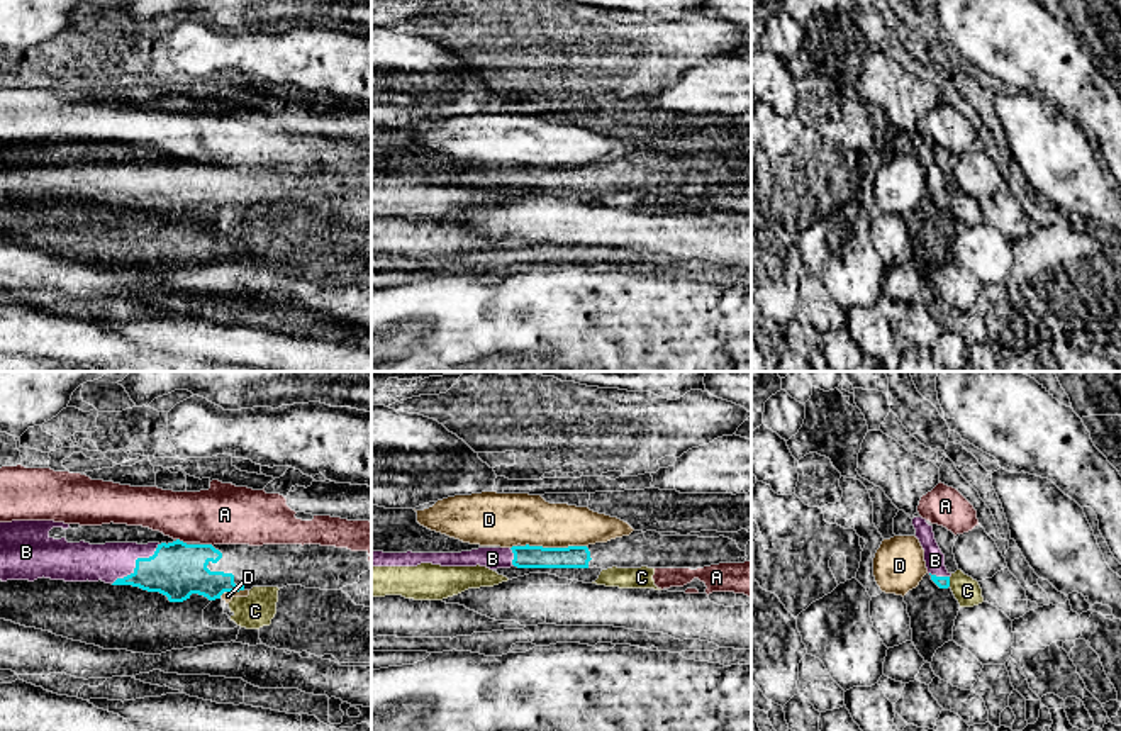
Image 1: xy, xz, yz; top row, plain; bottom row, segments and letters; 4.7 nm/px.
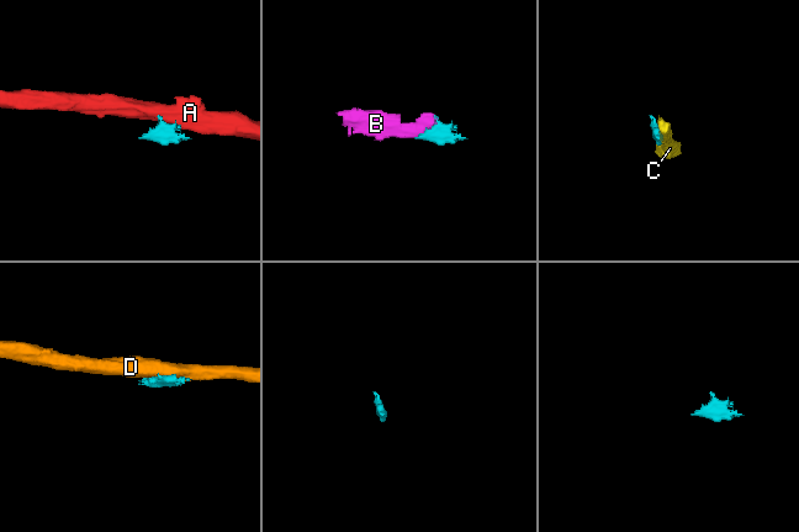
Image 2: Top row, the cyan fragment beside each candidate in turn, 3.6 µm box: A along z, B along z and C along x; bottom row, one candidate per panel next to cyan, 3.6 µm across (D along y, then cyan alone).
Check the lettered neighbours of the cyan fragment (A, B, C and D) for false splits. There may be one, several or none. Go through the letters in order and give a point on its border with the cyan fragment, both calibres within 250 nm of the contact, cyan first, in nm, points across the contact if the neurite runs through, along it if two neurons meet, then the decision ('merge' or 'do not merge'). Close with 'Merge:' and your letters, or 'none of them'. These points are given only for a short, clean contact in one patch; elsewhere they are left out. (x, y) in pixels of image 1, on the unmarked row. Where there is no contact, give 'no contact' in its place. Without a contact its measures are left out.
A: xy (207, 165) | 260/280 nm | do not merge
B: xy (136, 182) | 260/180 nm | across xy (177, 190), (146, 187), (136, 182), (83, 182) | merge
C: yz (948, 202) | 60/130 nm | do not merge
D: xz (553, 168) | 110/260 nm | do not merge
Merge: B

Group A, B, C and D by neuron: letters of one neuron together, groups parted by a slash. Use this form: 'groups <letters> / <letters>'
groups A / B / C / D

